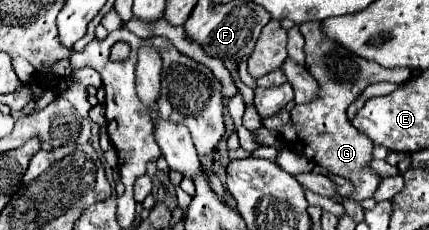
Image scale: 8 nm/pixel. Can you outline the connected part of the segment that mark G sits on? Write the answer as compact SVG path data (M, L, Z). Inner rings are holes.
M303 22L301 34L305 36L305 48L303 48L305 50L305 68L311 76L315 76L319 84L319 94L317 94L317 100L293 106L291 120L279 128L279 134L283 136L285 144L291 146L289 132L291 128L295 128L297 142L303 146L301 148L303 154L309 160L313 160L317 166L349 180L353 184L353 192L347 198L355 202L363 202L365 198L373 196L381 178L369 168L373 160L373 144L359 130L351 128L351 124L347 122L347 106L355 102L369 84L407 82L411 76L409 68L383 68L377 62L371 62L371 60L365 60L361 56L347 52L345 46L337 44L335 40L329 40L321 32L321 22Z

